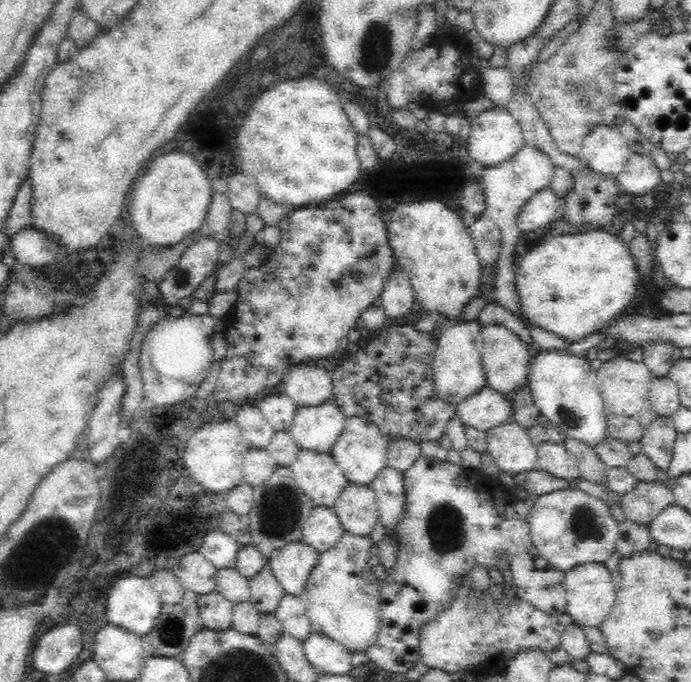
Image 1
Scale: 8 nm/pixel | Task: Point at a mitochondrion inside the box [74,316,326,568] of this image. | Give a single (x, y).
(280, 510)

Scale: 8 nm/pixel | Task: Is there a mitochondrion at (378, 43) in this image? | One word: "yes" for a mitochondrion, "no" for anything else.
yes

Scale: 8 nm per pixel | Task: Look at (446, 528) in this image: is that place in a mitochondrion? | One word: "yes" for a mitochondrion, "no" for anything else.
yes

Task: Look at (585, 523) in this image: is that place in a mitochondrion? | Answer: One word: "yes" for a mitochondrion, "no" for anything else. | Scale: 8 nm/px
yes

